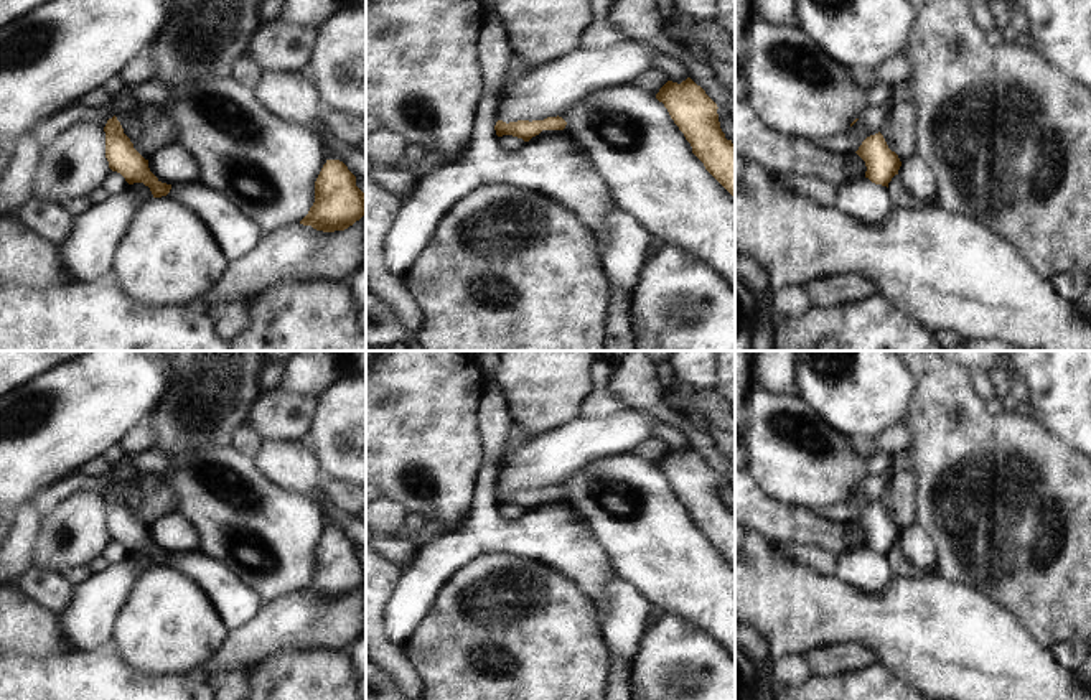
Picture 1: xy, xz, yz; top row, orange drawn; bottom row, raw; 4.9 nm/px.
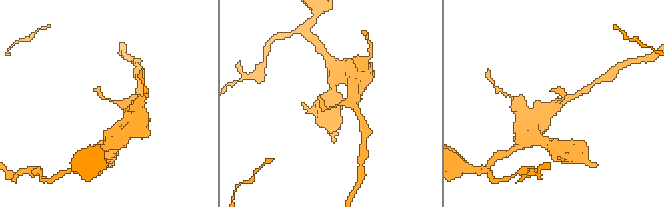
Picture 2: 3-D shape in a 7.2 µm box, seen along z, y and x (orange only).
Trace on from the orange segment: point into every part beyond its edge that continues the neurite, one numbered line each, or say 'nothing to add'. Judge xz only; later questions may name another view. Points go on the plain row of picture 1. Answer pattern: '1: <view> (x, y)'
nothing to add

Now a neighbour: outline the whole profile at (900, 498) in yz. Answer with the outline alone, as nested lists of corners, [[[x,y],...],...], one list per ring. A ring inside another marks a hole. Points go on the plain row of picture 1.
[[[913,471],[897,473],[883,489],[880,502],[900,530],[918,525],[918,478]]]

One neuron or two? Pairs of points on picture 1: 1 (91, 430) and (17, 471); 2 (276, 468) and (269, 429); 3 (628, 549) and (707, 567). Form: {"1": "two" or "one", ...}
{"1": "one", "2": "two", "3": "one"}

